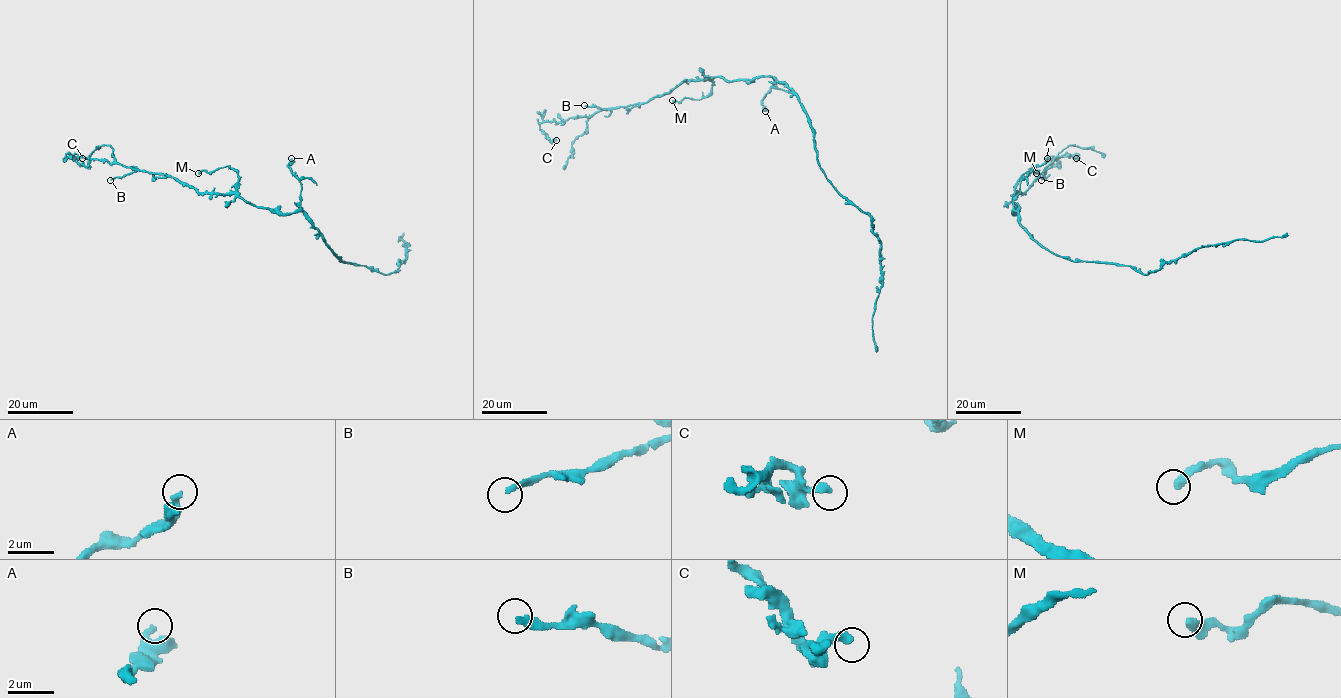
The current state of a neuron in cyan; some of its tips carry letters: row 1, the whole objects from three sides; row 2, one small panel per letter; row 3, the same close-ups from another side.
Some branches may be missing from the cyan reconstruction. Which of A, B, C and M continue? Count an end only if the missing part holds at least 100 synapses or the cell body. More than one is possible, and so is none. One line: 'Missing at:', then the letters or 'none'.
Missing at: none

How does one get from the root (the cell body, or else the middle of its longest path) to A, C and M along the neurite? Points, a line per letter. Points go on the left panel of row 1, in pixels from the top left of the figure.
A: (316, 228), (300, 208), (301, 183), (288, 167), (291, 158)
C: (316, 228), (302, 212), (201, 194), (106, 161), (81, 166), (66, 154), (82, 158)
M: (316, 228), (302, 212), (279, 213), (247, 203), (239, 195), (237, 173), (227, 166), (198, 173)

